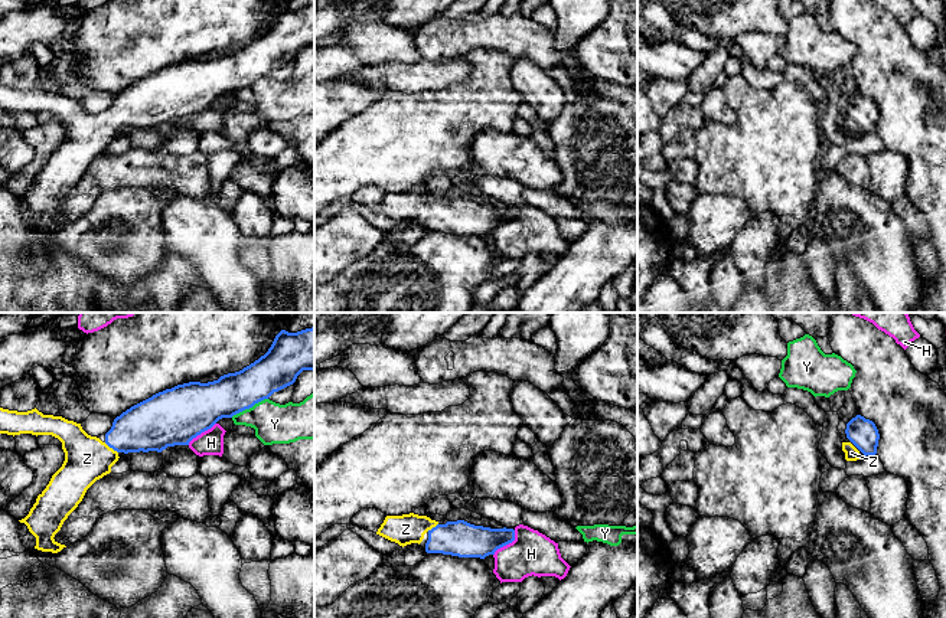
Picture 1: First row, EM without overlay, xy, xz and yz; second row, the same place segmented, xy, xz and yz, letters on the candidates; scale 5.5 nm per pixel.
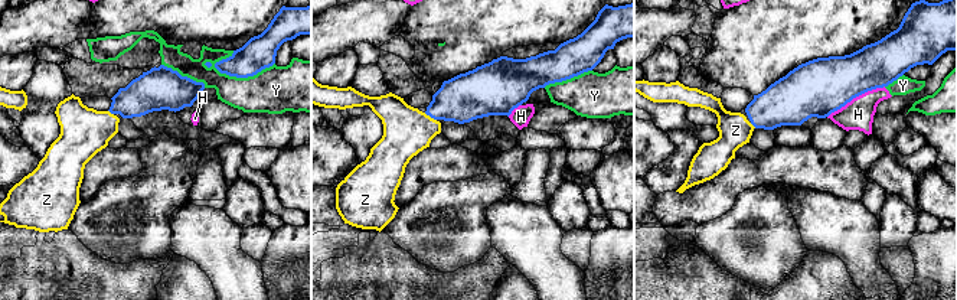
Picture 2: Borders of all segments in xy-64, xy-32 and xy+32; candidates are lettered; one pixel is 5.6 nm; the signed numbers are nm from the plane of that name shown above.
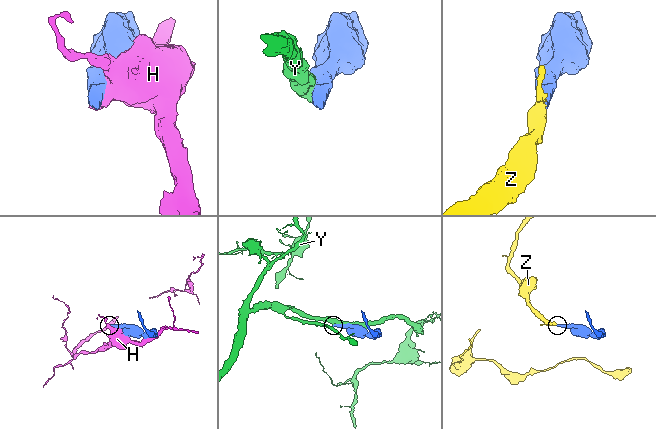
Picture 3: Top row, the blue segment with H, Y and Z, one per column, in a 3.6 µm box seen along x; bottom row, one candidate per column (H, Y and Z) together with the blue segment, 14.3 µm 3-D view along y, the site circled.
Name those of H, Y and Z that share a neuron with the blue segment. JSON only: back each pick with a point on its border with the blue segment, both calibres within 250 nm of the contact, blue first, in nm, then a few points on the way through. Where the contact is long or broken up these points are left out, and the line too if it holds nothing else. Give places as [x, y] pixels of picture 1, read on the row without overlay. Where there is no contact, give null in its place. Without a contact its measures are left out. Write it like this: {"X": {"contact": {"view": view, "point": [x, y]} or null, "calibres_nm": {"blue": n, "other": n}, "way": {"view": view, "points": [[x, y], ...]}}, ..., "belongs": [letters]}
{"Z": {"contact": {"view": "xy", "point": [111, 124]}, "calibres_nm": {"blue": 280, "other": 260}, "way": {"view": "xy", "points": [[150, 102], [131, 108], [111, 124], [100, 134], [87, 136]]}}, "belongs": ["Z"]}

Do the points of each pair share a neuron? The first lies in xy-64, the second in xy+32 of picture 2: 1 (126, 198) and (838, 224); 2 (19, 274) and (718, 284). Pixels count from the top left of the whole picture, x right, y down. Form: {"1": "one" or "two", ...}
{"1": "two", "2": "one"}

